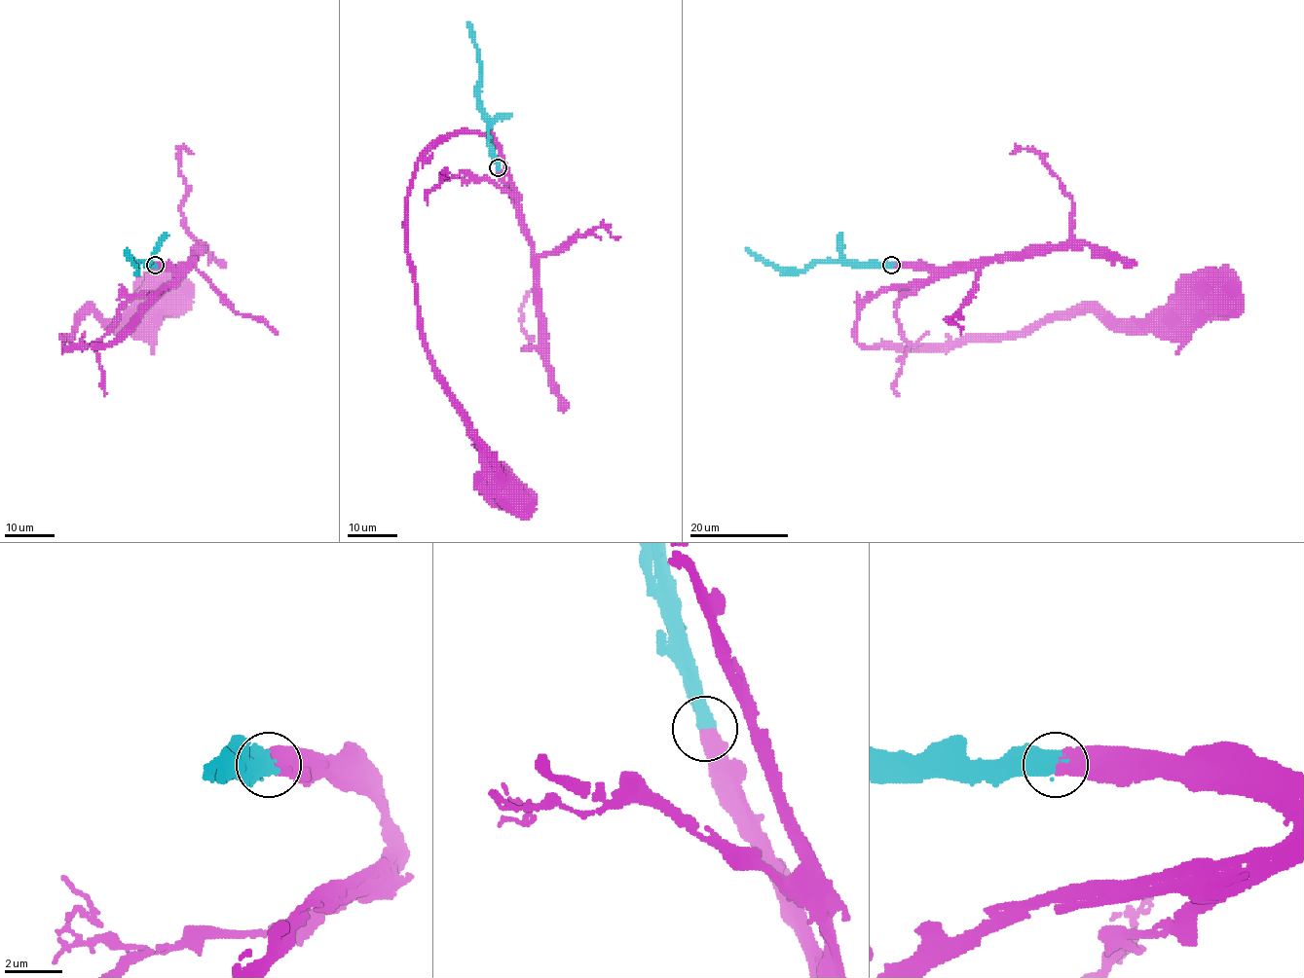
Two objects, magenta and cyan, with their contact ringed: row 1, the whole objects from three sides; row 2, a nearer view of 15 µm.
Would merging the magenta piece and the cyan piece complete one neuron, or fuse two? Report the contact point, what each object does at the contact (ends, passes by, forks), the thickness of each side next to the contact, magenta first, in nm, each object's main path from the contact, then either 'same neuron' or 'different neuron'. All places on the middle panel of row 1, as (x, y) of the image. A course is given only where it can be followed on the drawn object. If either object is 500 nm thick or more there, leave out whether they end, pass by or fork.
at (498, 167); 500 nm thick on the magenta side, 550 nm on the other; magenta runs (498, 167), (517, 206), (496, 142), (471, 131), (443, 136), (419, 160), (406, 240), (438, 380), (500, 484); cyan runs (498, 167), (490, 135), (490, 119), (480, 101), (480, 54), (470, 21); same neuron

